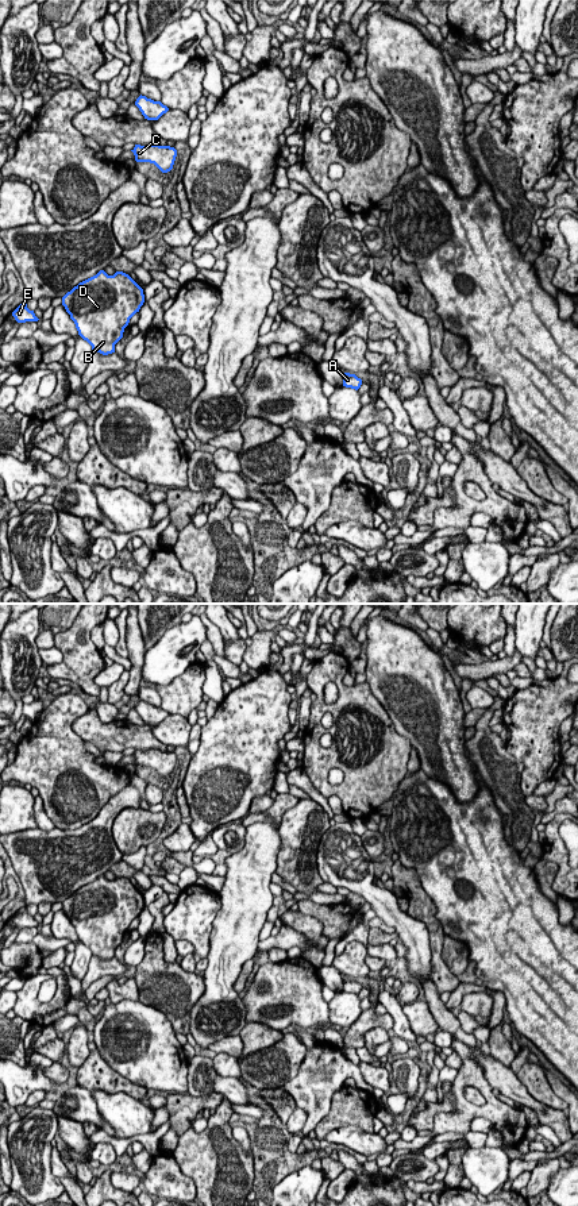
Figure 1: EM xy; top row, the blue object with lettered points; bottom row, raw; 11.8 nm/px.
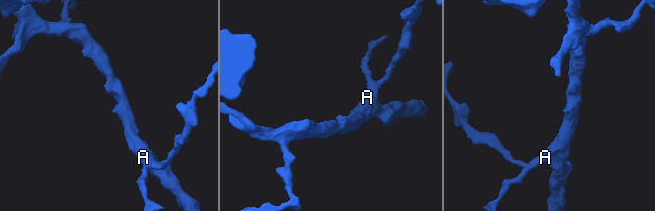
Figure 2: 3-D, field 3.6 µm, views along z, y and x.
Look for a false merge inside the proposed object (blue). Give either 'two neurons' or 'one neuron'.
one neuron

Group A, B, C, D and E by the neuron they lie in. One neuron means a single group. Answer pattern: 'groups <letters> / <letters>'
groups A B C D E

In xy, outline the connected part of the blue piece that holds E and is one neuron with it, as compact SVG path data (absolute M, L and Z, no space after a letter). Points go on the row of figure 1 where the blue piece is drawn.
M22 303L14 312L12 316L18 323L26 321L38 321L39 319L35 316L34 311L27 308L26 303Z

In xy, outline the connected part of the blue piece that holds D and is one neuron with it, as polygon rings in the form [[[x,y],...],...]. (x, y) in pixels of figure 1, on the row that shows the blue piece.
[[[104,270],[62,297],[78,335],[103,355],[115,352],[115,344],[143,303],[143,289],[128,274],[108,276]]]

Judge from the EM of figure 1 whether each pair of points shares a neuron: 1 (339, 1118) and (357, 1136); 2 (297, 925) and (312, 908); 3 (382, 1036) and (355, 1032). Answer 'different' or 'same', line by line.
1: different
2: different
3: different

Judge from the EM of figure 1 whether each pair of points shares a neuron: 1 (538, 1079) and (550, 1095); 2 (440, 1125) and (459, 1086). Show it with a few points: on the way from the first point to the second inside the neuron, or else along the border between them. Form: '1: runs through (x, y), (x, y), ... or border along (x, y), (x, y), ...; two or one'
1: runs through (538, 1083), (546, 1091); one
2: runs through (451, 1121), (459, 1113), (459, 1097); one

